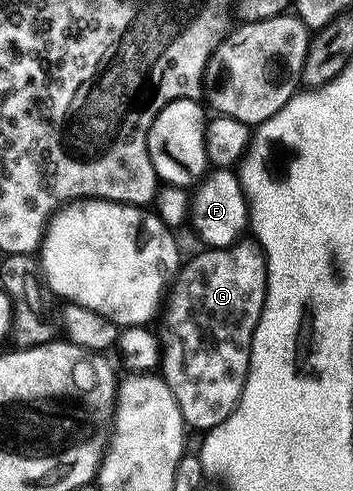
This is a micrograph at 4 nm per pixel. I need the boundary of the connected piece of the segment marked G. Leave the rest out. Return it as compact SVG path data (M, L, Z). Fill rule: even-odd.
M241 240L235 246L221 250L204 248L201 251L181 265L166 300L168 319L164 322L162 333L162 377L170 392L174 392L174 400L178 400L185 423L191 429L193 426L199 432L207 432L222 424L222 420L234 412L242 396L254 328L266 296L266 270L263 253L252 240Z

